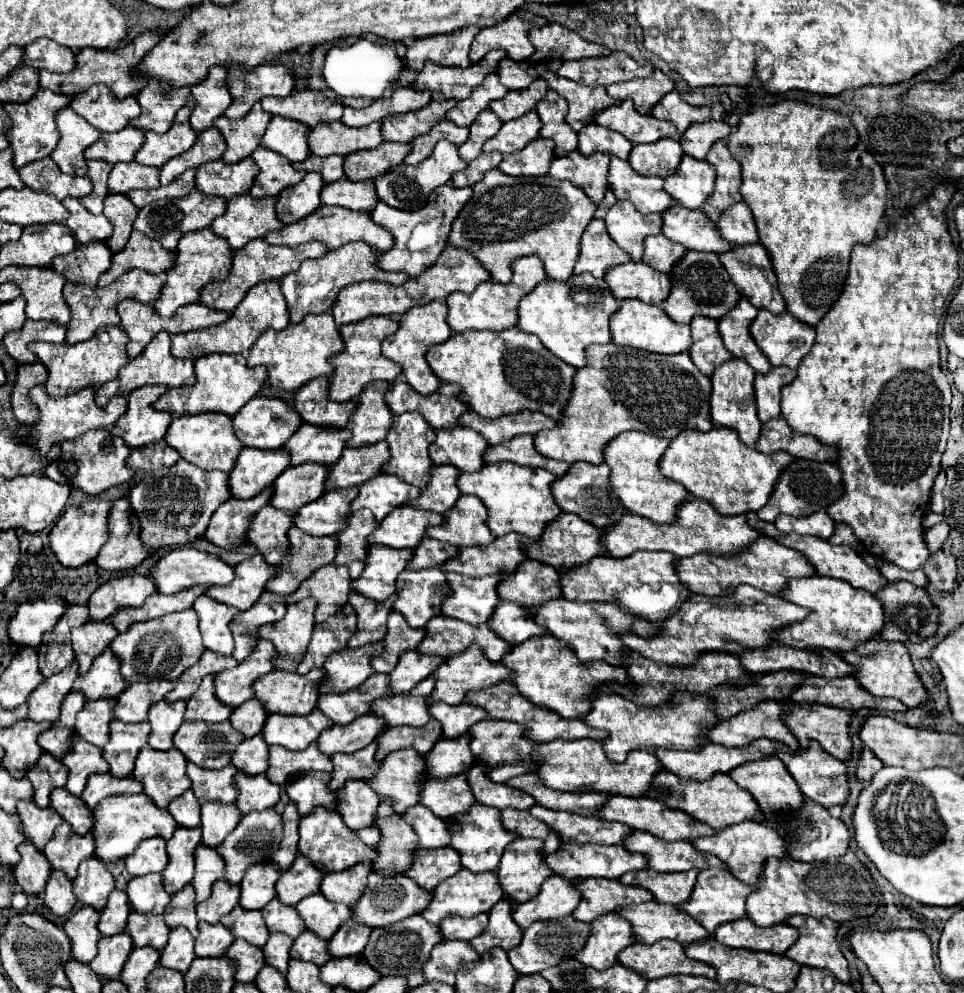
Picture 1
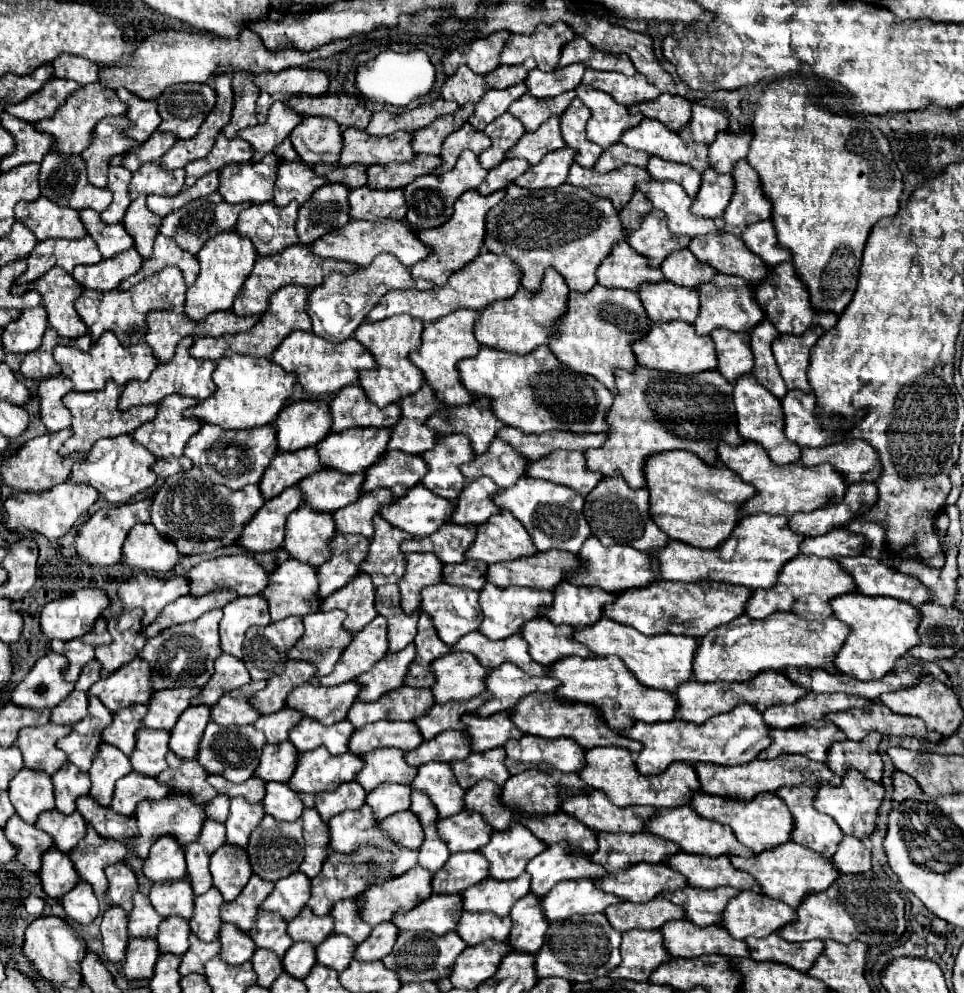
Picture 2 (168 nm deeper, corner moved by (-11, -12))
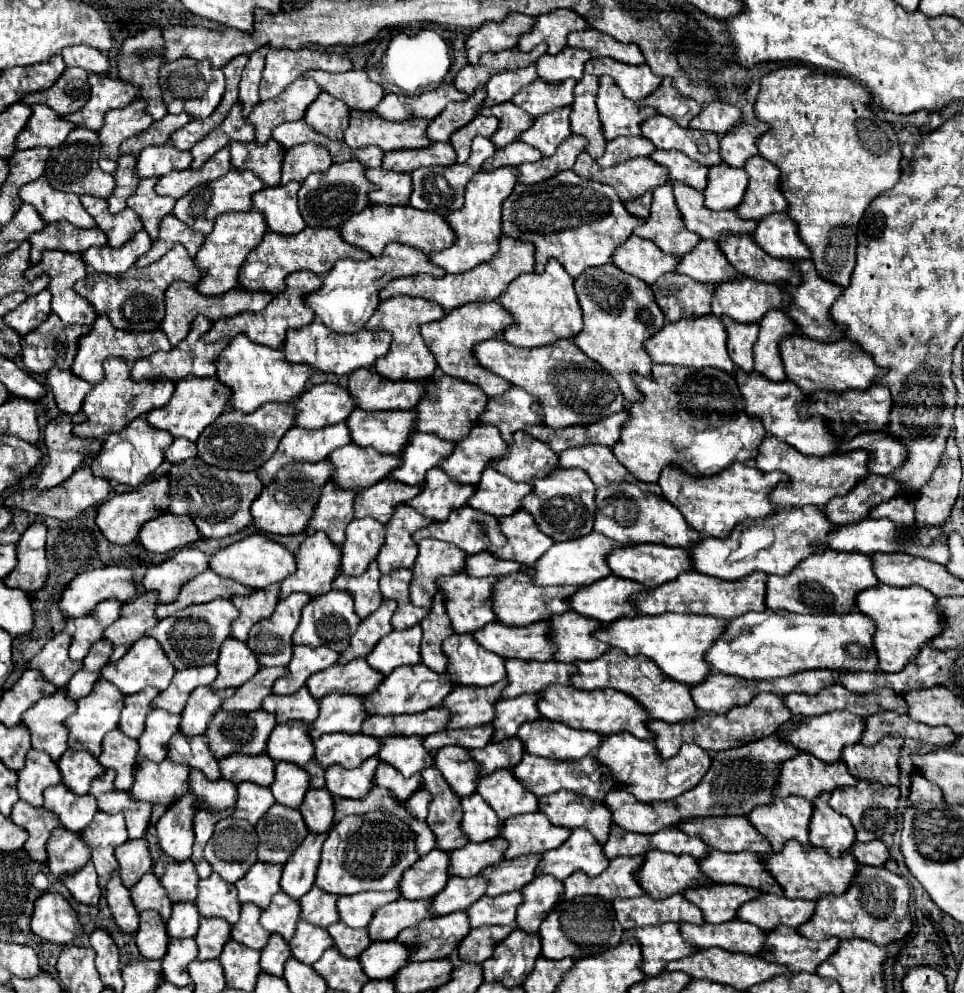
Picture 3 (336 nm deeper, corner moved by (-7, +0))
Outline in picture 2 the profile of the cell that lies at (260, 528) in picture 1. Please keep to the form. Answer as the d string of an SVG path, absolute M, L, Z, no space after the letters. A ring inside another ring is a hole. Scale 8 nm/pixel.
M300 506L286 518L286 536L282 550L286 550L294 560L310 566L320 566L322 560L330 556L326 542L330 542L330 536L334 534L336 530L332 514L320 514L306 506Z

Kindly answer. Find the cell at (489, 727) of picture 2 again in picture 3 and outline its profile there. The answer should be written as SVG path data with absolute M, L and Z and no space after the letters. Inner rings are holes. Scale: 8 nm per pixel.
M518 696L510 700L498 700L498 720L494 720L494 738L492 742L502 742L518 734L518 728L526 722L542 718L538 710L538 696Z

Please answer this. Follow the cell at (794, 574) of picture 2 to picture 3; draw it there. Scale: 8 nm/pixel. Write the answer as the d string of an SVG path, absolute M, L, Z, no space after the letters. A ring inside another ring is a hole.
M826 550L824 554L802 560L788 576L768 576L766 606L770 610L786 610L798 614L848 614L856 608L858 592L880 586L874 576L872 558L866 554Z

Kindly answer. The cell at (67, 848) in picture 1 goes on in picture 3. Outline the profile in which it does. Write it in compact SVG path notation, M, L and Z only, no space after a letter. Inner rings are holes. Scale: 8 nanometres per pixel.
M96 812L94 820L80 832L92 848L92 862L100 878L110 878L118 868L114 850L128 840L126 822L122 814Z

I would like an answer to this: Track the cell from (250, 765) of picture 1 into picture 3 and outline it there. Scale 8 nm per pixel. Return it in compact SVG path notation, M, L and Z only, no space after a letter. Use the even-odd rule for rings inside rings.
M290 722L276 724L268 740L268 756L276 762L294 762L306 766L314 758L314 742L310 738L312 724L308 722Z

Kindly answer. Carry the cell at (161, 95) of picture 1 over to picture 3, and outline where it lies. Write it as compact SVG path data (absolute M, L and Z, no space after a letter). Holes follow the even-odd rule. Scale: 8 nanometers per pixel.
M182 58L174 62L166 62L160 70L160 86L164 92L164 100L168 106L170 114L180 114L186 112L192 118L206 118L214 112L214 108L220 104L224 96L224 74L218 68L212 68L208 60L192 60L192 58Z

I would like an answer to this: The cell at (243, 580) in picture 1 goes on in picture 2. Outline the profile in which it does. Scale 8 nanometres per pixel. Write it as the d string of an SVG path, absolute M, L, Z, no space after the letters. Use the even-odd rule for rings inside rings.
M288 560L270 574L270 582L260 594L268 602L270 620L278 622L286 616L304 616L304 614L316 612L318 610L318 598L314 596L314 592L318 592L316 568L310 564L302 564L298 560Z

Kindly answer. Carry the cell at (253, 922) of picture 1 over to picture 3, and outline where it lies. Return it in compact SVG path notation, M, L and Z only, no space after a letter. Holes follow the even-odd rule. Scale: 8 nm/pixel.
M278 892L274 896L274 900L270 902L270 906L266 910L262 910L260 916L260 924L268 930L268 932L276 932L280 934L286 942L294 936L296 932L296 922L300 916L300 904L298 900L290 898L286 892Z

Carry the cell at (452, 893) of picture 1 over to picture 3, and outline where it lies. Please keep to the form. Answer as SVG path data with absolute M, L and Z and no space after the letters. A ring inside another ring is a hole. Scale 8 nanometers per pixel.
M540 854L532 856L520 856L514 860L502 860L482 872L482 876L488 878L488 896L500 896L506 892L522 890L530 880L534 880L534 872L538 868L538 862L542 860Z

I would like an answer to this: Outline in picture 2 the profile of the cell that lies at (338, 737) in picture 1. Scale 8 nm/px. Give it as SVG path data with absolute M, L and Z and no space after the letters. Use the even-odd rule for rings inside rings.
M380 720L378 724L368 724L366 728L356 730L350 738L348 750L362 756L378 748L398 748L408 752L418 744L422 744L422 740L418 740L418 728L414 728L412 722Z

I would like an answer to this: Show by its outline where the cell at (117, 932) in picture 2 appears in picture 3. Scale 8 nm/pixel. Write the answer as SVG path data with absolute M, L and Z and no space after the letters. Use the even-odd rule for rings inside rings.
M118 872L112 874L112 878L106 886L106 898L108 898L108 906L112 910L112 916L114 916L116 924L122 928L122 932L136 932L138 924L140 924L140 916L130 898L130 890L126 890Z

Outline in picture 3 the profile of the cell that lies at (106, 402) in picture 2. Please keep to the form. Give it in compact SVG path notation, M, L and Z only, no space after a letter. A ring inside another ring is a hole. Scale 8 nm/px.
M122 358L106 360L104 380L92 388L92 392L88 394L88 398L84 400L84 406L82 406L82 412L88 416L90 421L74 426L74 434L78 434L82 438L102 438L106 434L124 430L138 416L148 414L156 408L162 408L170 402L170 398L174 394L172 380L152 378L152 380L134 382L130 378L130 370L132 370L132 364L128 360L122 360Z

